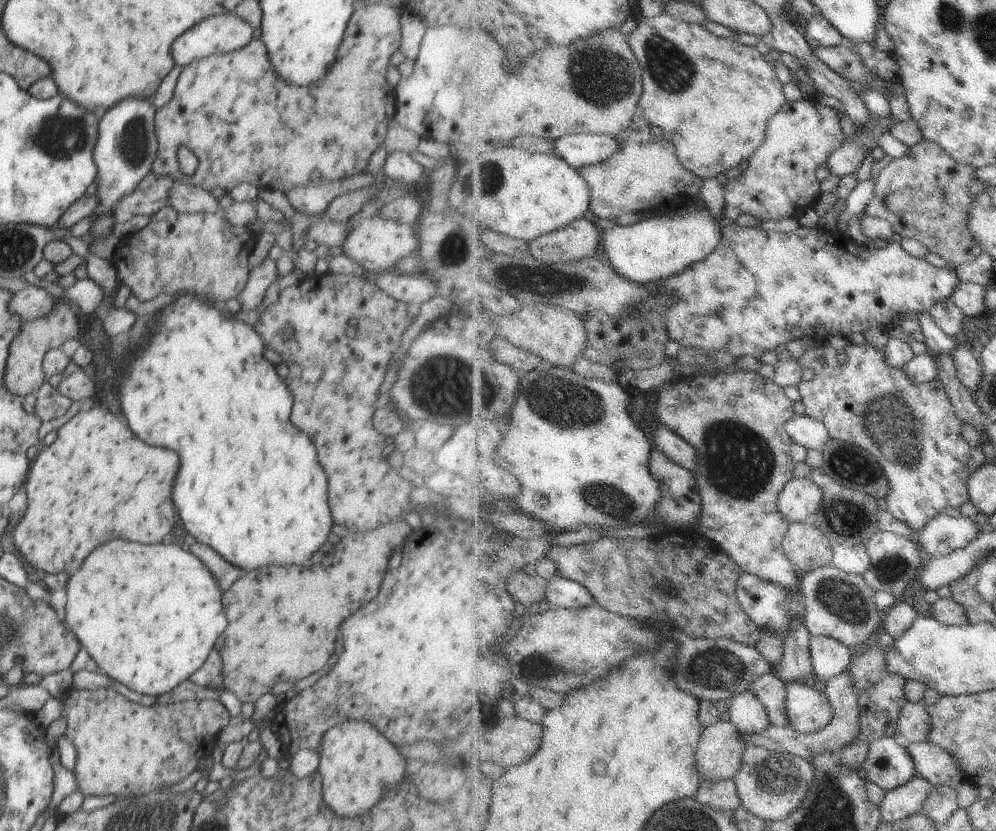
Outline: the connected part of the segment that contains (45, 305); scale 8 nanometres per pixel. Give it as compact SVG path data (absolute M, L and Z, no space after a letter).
M28 285L11 296L7 309L22 321L31 321L47 315L55 300L51 294L44 292L41 286Z

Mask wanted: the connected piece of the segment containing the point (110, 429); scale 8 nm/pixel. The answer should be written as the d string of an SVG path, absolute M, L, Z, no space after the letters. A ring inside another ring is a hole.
M99 403L88 411L78 411L78 413L70 418L61 428L57 430L56 440L50 446L42 447L38 452L38 457L31 464L27 478L23 488L27 492L27 503L25 514L21 516L20 522L14 531L15 545L19 550L20 556L26 558L26 562L30 562L37 570L44 570L47 573L71 574L74 570L78 570L84 562L84 558L96 550L98 546L102 546L104 542L110 542L112 538L124 538L124 540L136 540L136 542L144 542L144 544L158 544L162 542L162 538L166 534L172 532L174 528L174 520L176 520L176 510L172 504L172 488L174 488L174 478L176 472L180 468L180 458L176 452L166 450L166 448L156 448L156 446L146 446L142 440L138 440L130 428L126 424L120 424L116 420L116 416L112 412L108 412L108 408ZM142 450L150 450L150 480L136 480L136 476L140 474L140 458L142 458Z

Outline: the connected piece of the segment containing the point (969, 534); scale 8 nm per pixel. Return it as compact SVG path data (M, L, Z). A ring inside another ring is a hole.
M942 512L917 532L916 540L920 549L927 551L932 559L936 559L968 547L979 533L974 519L962 515L954 518Z

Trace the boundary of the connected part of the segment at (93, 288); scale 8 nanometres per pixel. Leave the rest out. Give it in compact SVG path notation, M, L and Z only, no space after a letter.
M89 277L78 279L74 286L66 290L68 302L73 304L77 312L84 316L92 316L98 312L99 306L104 298L104 290L93 279Z

